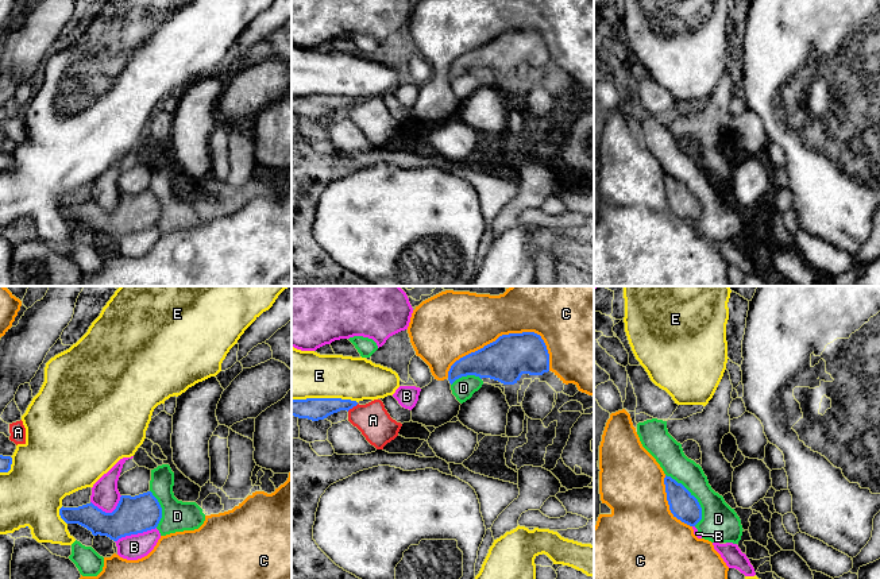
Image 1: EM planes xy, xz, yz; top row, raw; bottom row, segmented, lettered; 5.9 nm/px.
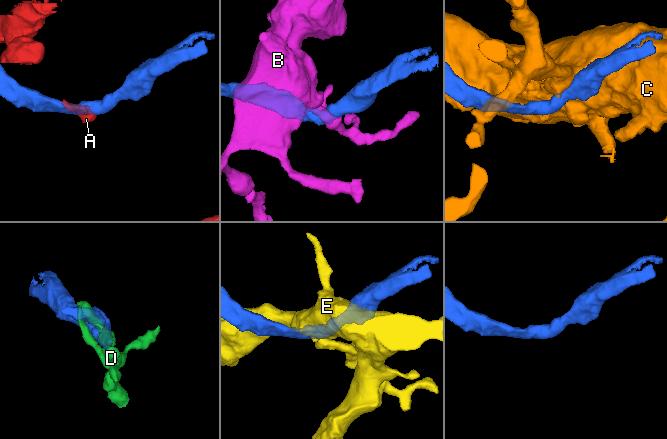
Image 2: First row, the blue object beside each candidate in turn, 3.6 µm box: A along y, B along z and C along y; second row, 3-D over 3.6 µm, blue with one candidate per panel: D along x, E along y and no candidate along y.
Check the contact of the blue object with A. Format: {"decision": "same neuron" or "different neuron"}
{"decision": "different neuron"}

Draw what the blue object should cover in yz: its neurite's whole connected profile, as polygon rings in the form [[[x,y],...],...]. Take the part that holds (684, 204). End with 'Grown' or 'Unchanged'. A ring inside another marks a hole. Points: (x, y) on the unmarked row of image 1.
[[[671,174],[664,175],[669,208],[682,220],[695,224],[702,217],[702,205],[698,197]]]. Unchanged

